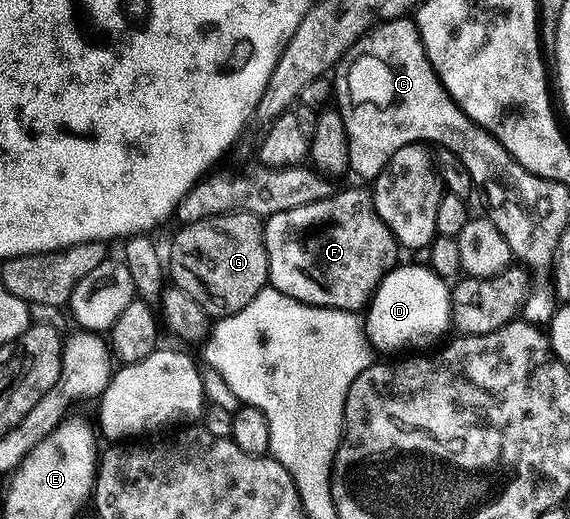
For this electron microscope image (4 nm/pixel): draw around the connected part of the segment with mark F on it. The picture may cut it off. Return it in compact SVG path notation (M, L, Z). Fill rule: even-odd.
M348 188L345 192L339 192L325 200L298 206L294 210L282 210L282 214L274 214L263 221L268 278L271 287L290 298L301 300L303 304L356 312L371 301L372 293L376 291L385 274L397 267L398 245L396 235L376 213L376 203L372 200L371 191Z

